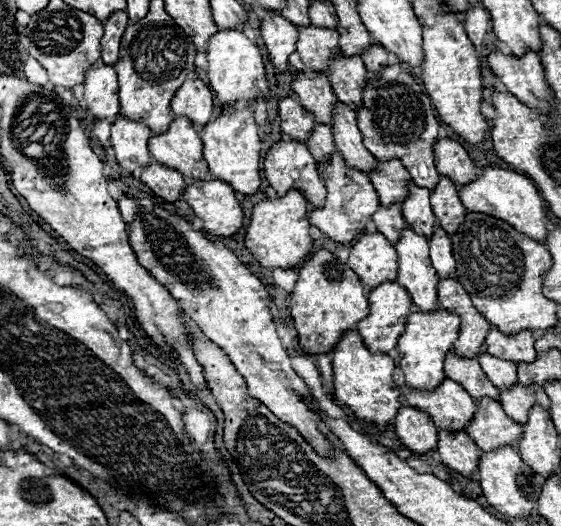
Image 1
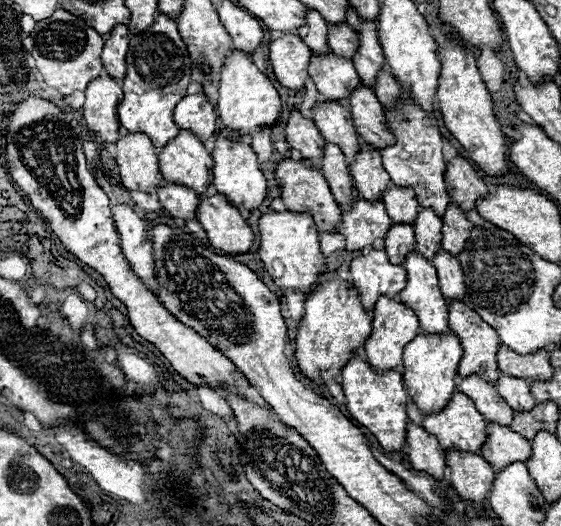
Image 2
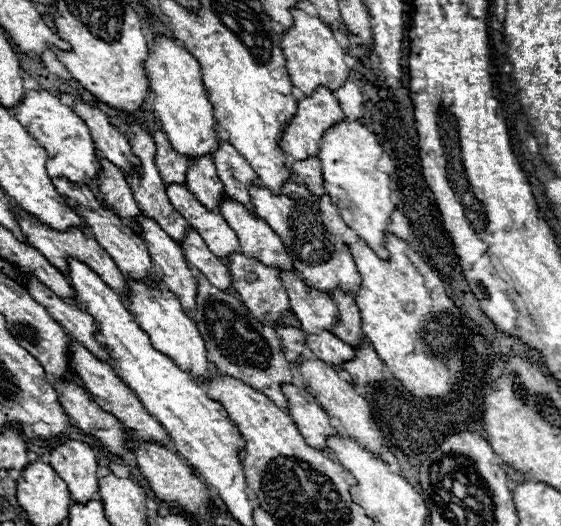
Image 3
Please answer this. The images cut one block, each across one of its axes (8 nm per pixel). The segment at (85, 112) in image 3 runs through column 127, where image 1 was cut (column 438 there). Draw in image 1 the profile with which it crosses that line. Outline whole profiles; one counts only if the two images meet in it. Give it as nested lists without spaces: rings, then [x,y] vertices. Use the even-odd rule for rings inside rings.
[[[438,138],[434,144],[434,162],[442,176],[450,176],[458,186],[478,176],[478,168],[470,160],[466,148],[452,138]]]

